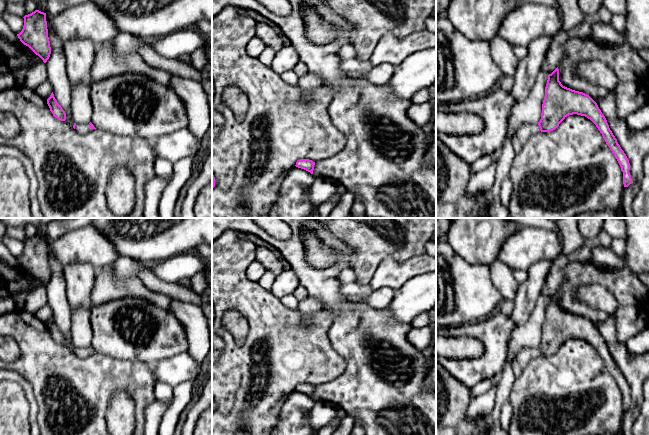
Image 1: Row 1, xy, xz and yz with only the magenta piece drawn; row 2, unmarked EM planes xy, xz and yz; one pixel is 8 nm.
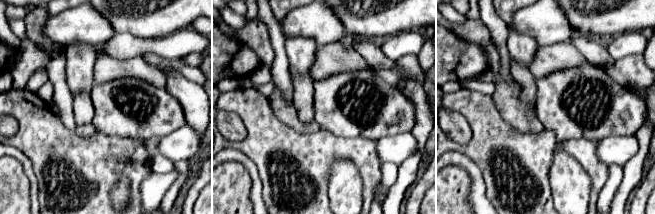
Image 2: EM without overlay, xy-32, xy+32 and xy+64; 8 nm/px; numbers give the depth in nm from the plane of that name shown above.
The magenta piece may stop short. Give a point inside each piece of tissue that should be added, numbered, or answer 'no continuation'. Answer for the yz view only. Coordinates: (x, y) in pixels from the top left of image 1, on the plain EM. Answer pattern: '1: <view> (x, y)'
1: yz (521, 360)

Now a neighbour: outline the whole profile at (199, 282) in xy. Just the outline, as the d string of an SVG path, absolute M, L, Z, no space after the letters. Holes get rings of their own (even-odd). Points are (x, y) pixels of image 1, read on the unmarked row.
M212 267L203 270L198 274L190 278L191 288L199 294L203 294L203 291L210 284L210 276L212 274Z

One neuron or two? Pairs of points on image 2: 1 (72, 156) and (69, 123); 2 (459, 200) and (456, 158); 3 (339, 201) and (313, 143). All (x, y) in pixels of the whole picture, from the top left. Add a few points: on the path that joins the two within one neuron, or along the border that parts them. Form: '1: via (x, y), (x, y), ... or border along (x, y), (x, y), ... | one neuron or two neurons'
1: border along (58, 117), (67, 128), (74, 131) | two neurons
2: border along (446, 165), (460, 164), (469, 176), (470, 185) | two neurons
3: border along (342, 158), (337, 160), (330, 170), (329, 202) | two neurons

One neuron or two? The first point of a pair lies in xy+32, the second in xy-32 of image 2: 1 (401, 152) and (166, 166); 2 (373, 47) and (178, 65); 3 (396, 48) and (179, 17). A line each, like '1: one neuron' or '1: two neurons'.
1: two neurons
2: one neuron
3: two neurons

